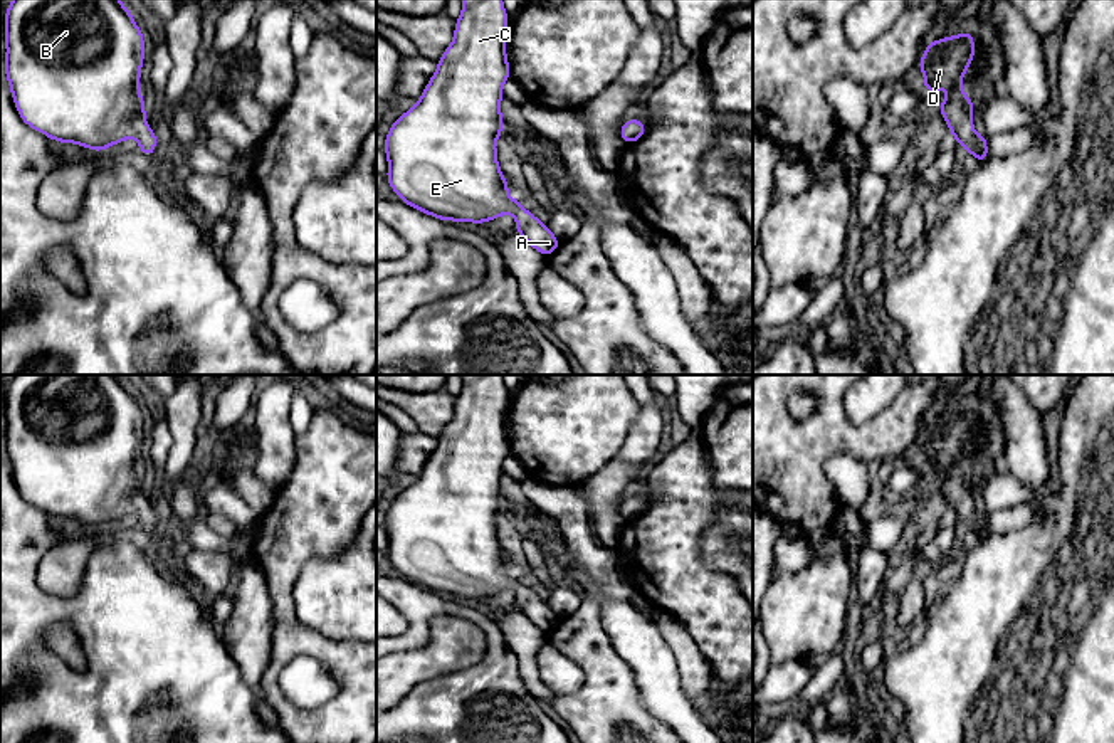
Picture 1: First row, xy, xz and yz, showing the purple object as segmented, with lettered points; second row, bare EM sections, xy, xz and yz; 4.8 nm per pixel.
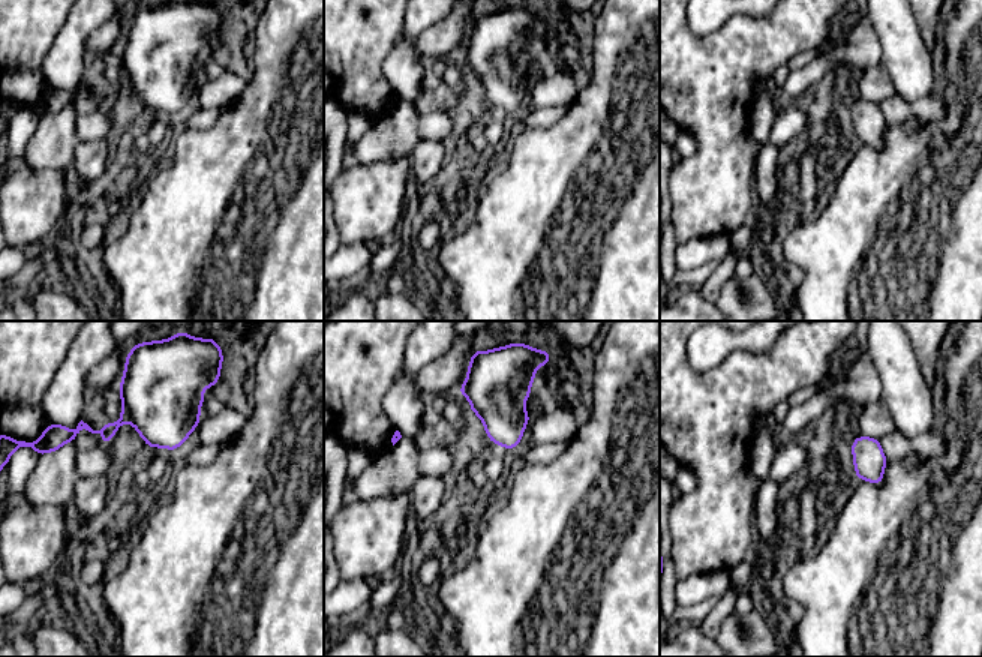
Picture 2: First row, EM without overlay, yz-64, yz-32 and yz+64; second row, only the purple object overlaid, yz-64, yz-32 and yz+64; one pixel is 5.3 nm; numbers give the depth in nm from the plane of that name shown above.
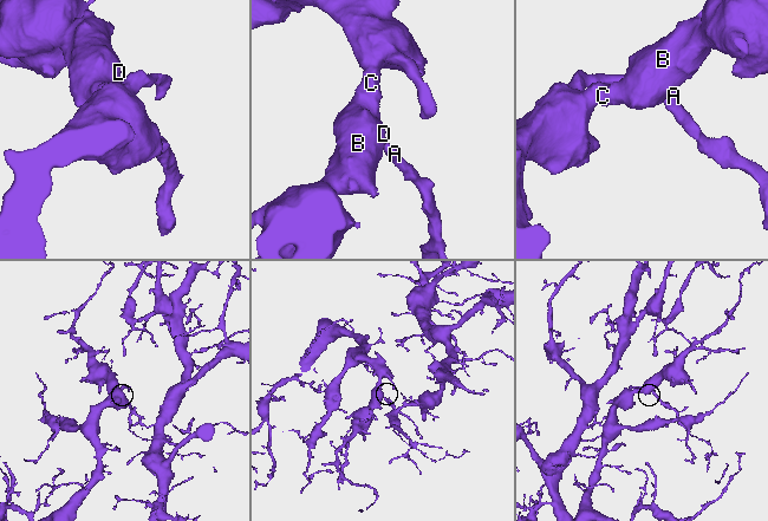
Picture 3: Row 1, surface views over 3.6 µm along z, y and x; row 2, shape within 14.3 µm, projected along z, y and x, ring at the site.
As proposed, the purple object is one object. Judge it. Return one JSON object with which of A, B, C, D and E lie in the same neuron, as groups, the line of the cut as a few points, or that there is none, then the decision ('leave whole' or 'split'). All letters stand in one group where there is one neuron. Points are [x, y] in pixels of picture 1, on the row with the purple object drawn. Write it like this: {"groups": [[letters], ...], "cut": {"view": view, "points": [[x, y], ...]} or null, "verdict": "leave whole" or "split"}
{"groups": [["A", "B", "C", "D", "E"]], "cut": null, "verdict": "leave whole"}

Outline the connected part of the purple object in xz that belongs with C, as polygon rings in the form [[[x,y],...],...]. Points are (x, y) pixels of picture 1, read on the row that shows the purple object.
[[[462,0],[454,40],[437,61],[437,72],[417,104],[390,126],[383,145],[388,158],[385,178],[402,202],[445,222],[486,224],[511,213],[516,217],[516,232],[548,257],[561,240],[524,210],[521,200],[509,197],[509,182],[497,163],[496,140],[504,133],[502,84],[511,77],[506,55],[507,24],[502,0]]]

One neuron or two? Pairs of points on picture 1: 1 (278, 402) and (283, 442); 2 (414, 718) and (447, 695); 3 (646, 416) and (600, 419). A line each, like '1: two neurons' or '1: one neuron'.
1: one neuron
2: one neuron
3: two neurons

